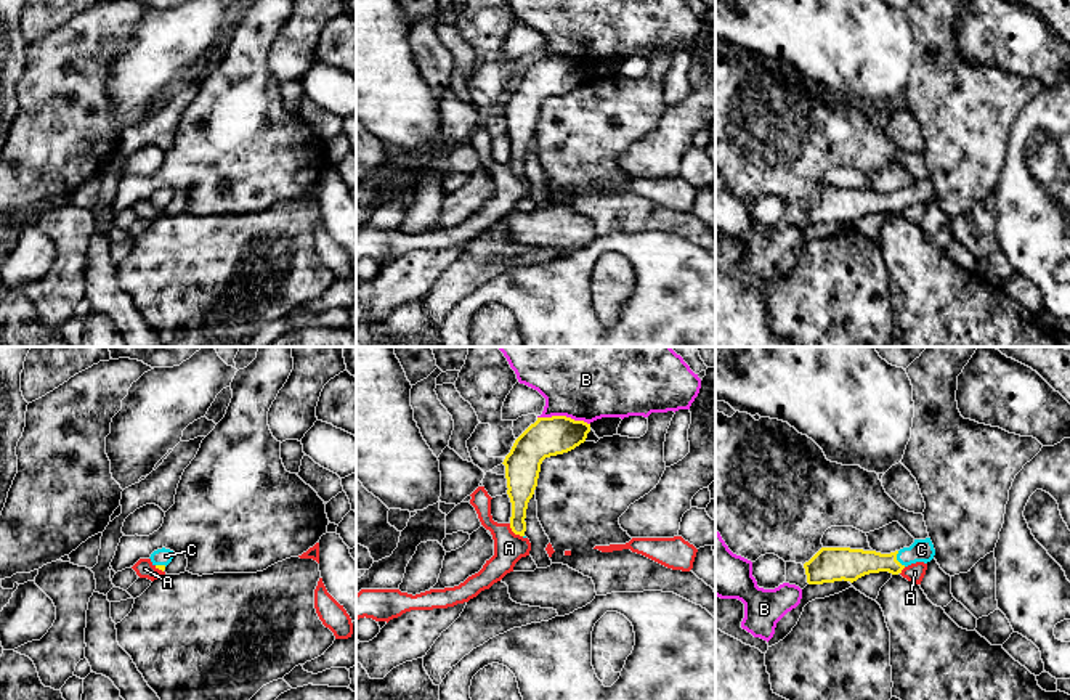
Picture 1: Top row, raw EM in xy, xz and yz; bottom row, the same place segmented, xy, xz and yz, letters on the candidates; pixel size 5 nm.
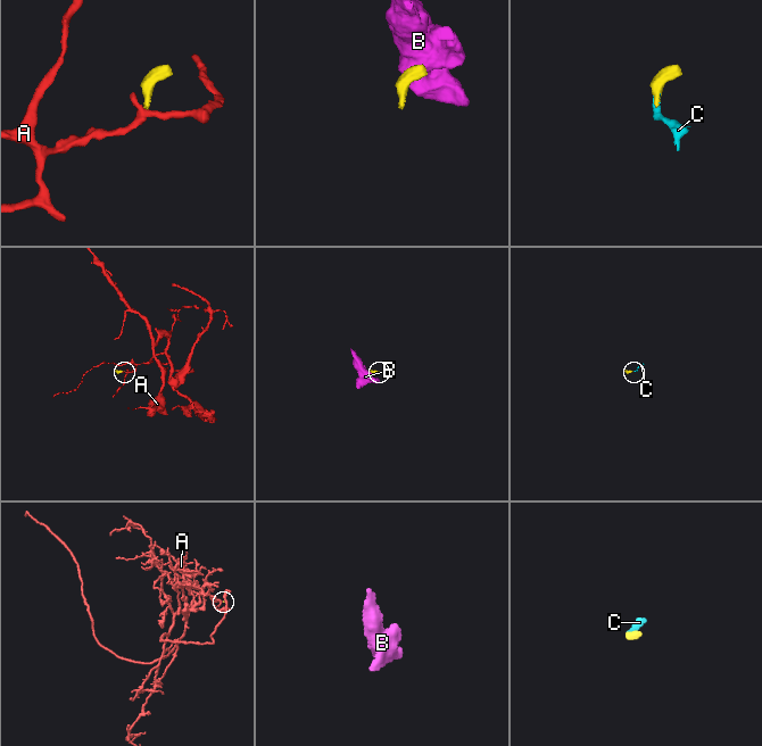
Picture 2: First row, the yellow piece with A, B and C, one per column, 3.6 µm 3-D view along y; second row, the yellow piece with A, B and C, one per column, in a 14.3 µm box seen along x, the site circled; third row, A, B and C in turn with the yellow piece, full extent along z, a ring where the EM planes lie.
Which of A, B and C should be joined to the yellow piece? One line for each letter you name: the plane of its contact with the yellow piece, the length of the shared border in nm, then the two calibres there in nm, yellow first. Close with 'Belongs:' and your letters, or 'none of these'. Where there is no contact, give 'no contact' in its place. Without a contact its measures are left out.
C: meets yellow in yz; contact 90 nm long; 160 nm thick on the yellow side, 110 nm on the other
Belongs: C

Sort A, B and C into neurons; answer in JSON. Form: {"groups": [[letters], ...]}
{"groups": [["A"], ["B"], ["C"]]}

